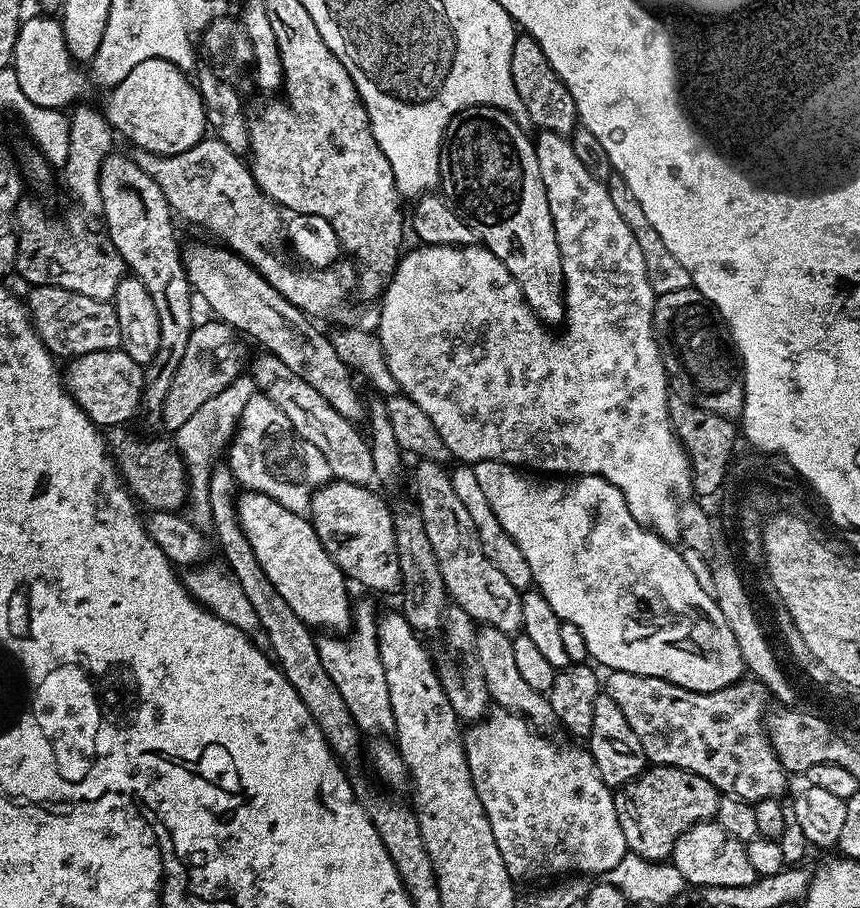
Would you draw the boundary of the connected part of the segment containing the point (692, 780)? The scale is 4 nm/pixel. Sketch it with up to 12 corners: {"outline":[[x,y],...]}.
{"outline":[[658,764],[615,789],[629,852],[664,862],[715,817],[713,784]]}

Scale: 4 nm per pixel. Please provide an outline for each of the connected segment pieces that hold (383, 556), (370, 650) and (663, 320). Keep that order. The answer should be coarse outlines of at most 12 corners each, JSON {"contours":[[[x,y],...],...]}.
{"contours":[[[333,478],[312,496],[326,554],[372,592],[402,585],[392,509]],[[354,604],[346,638],[317,639],[318,658],[356,727],[396,723],[378,652],[378,611]],[[691,286],[657,295],[652,329],[704,411],[743,417],[741,365],[716,309]]]}

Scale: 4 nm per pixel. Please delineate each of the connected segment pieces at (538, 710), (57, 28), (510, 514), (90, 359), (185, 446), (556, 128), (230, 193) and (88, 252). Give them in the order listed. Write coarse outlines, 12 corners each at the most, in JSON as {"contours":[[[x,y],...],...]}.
{"contours":[[[477,627],[488,695],[541,734],[557,731],[547,695],[530,690],[509,633]],[[48,14],[23,21],[11,67],[22,94],[67,109],[87,90]],[[471,467],[597,665],[745,675],[675,543],[601,476]],[[122,348],[73,357],[62,379],[99,428],[129,423],[143,365]],[[248,374],[174,433],[188,471],[190,519],[212,523],[208,482],[257,395]],[[517,35],[510,74],[529,121],[571,137],[576,103],[542,46]],[[220,139],[137,151],[171,211],[317,321],[379,329],[335,267],[295,268],[286,220]],[[22,198],[15,275],[111,301],[126,275],[103,231]]]}

